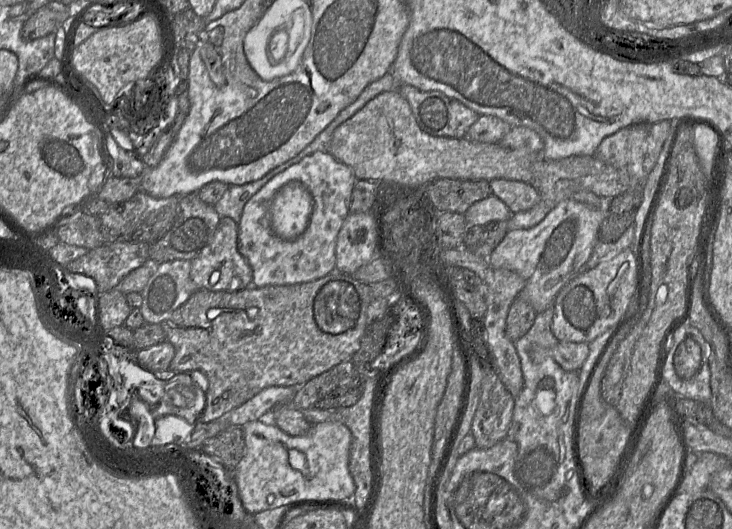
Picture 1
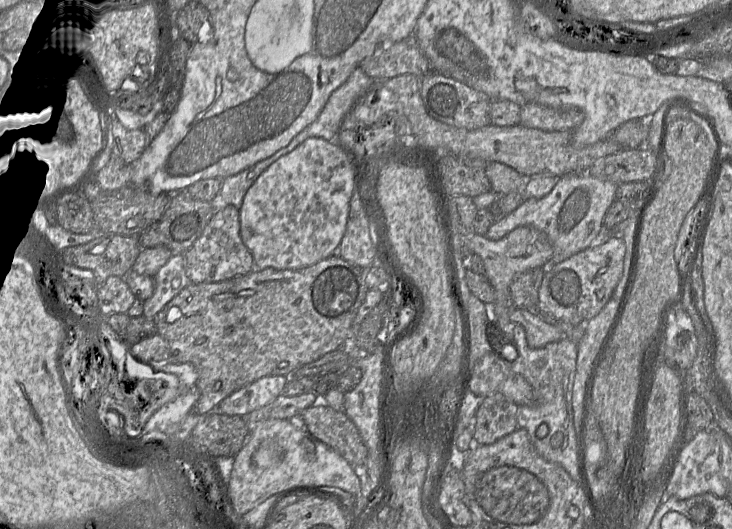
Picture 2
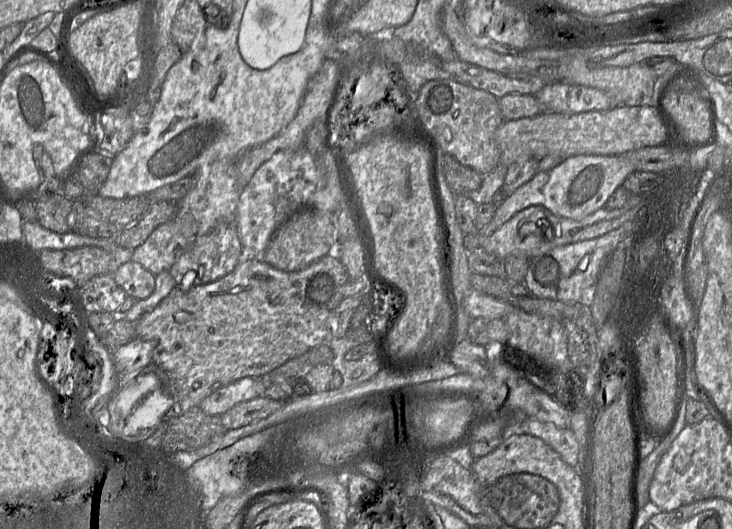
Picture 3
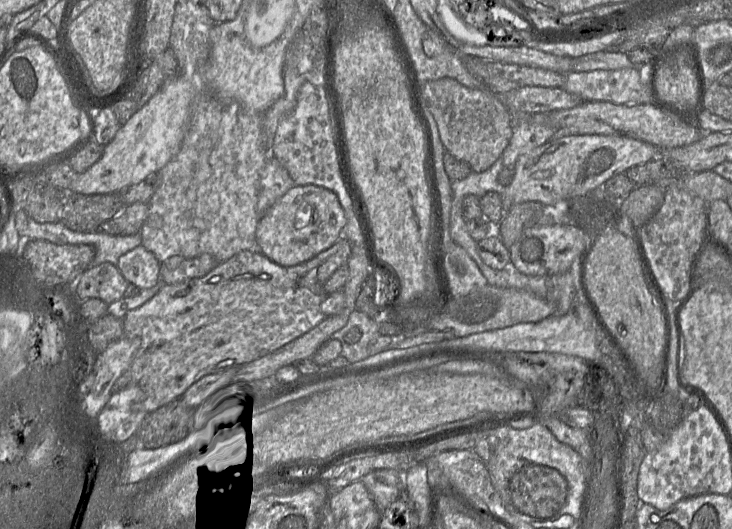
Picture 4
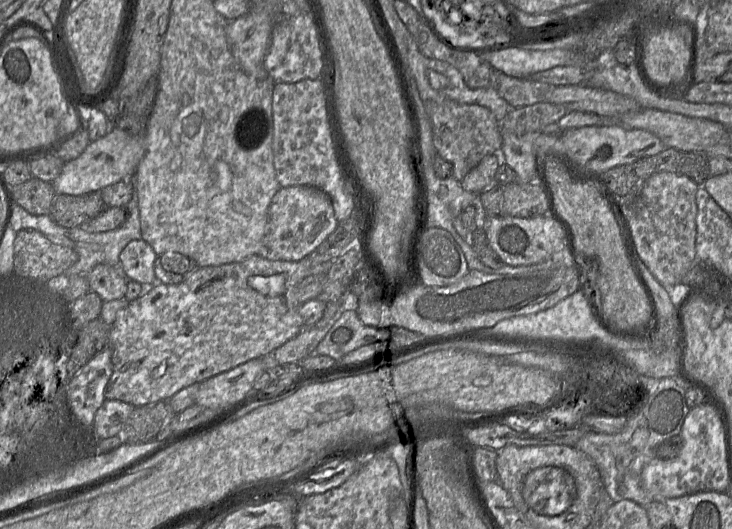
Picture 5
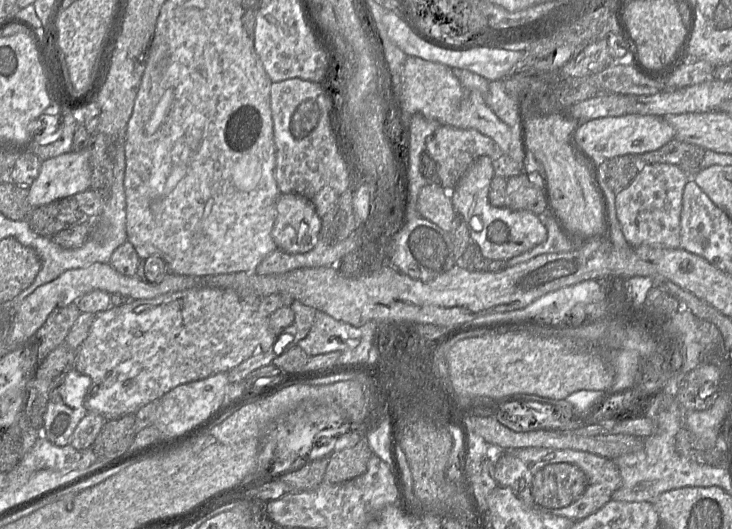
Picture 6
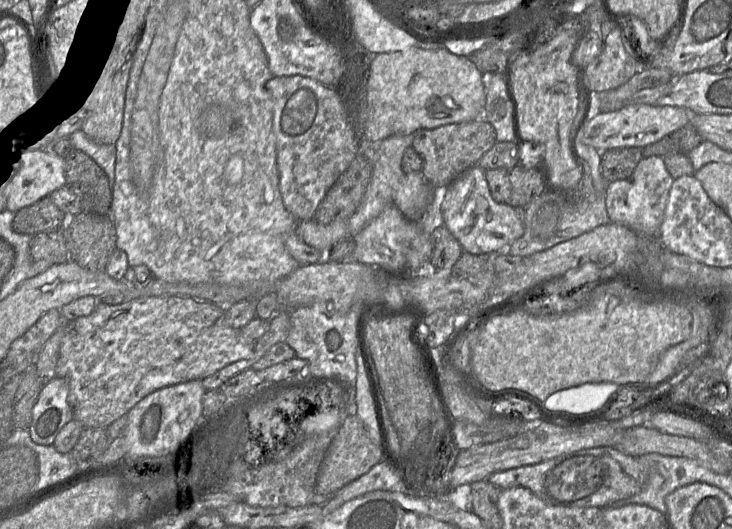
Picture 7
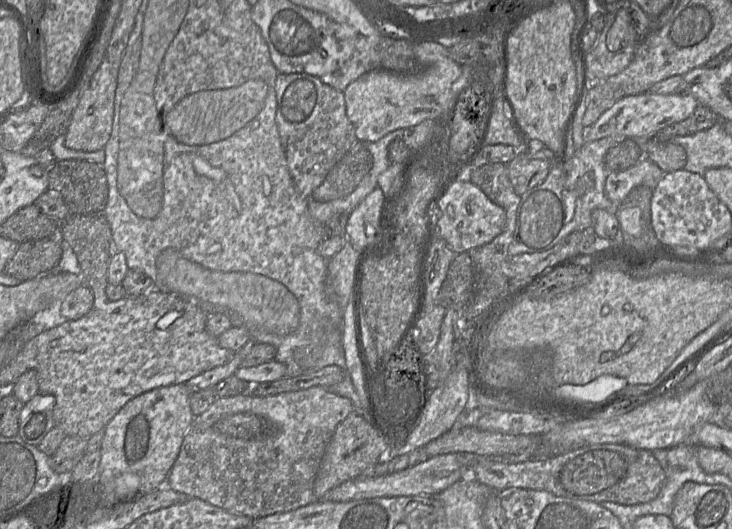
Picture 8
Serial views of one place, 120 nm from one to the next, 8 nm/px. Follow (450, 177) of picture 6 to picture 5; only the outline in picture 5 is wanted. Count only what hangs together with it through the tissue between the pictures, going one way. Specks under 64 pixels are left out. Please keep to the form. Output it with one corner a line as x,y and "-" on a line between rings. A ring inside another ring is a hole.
445,99
441,103
429,103
426,113
432,123
433,145
436,152
452,164
452,177
457,181
461,182
485,156
501,149
501,123
483,106

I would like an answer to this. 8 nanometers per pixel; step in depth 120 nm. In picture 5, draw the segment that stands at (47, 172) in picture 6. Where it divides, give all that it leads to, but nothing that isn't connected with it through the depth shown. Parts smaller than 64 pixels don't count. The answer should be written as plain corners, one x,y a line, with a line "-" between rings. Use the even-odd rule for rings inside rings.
112,127
102,138
90,142
84,152
74,160
64,162
59,176
52,182
57,195
80,196
99,192
123,180
130,180
145,154
144,135
131,135

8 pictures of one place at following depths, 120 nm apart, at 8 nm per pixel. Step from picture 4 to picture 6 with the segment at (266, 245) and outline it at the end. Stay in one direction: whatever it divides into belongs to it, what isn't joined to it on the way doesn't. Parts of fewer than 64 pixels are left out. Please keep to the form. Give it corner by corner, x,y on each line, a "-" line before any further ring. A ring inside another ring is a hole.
281,193
276,209
272,238
277,248
292,254
311,251
319,240
322,226
314,204
302,195

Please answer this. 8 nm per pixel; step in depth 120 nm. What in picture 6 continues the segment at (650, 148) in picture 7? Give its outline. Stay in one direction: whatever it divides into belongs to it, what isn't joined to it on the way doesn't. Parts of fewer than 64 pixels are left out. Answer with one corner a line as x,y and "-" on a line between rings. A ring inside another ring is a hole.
676,138
661,148
636,155
645,164
667,163
678,166
690,177
694,177
702,169
705,149
701,146
680,141

